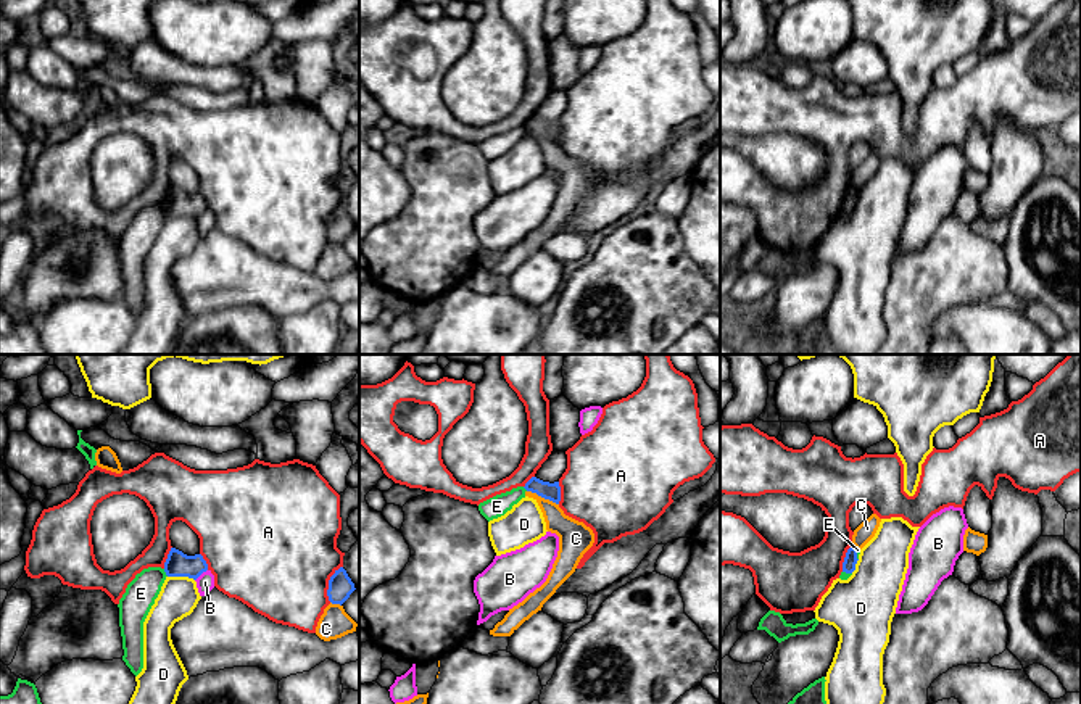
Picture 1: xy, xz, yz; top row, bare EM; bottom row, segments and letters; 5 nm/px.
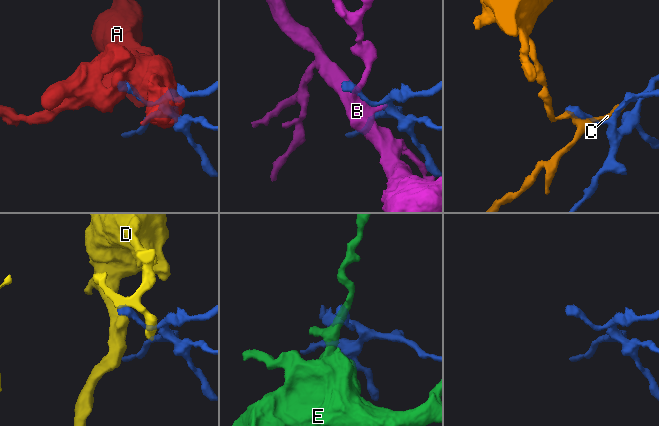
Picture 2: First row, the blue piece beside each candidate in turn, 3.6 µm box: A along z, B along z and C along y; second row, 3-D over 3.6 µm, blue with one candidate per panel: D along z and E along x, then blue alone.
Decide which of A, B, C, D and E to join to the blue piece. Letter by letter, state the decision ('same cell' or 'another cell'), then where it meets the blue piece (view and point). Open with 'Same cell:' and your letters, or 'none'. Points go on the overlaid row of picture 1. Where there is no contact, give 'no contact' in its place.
Same cell: none
A: another cell; contact xy (329, 583)
B: another cell; contact xy (200, 574)
C: another cell; contact xz (543, 496)
D: another cell; contact xy (181, 575)
E: another cell; contact xy (165, 571)

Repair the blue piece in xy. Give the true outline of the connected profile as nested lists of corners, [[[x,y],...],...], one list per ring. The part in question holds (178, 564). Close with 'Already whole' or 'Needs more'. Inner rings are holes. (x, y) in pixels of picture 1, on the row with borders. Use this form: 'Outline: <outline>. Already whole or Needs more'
Outline: [[[171,548],[164,562],[164,572],[168,577],[188,577],[197,580],[206,570],[208,564],[201,554],[187,556],[176,548]]]. Already whole

